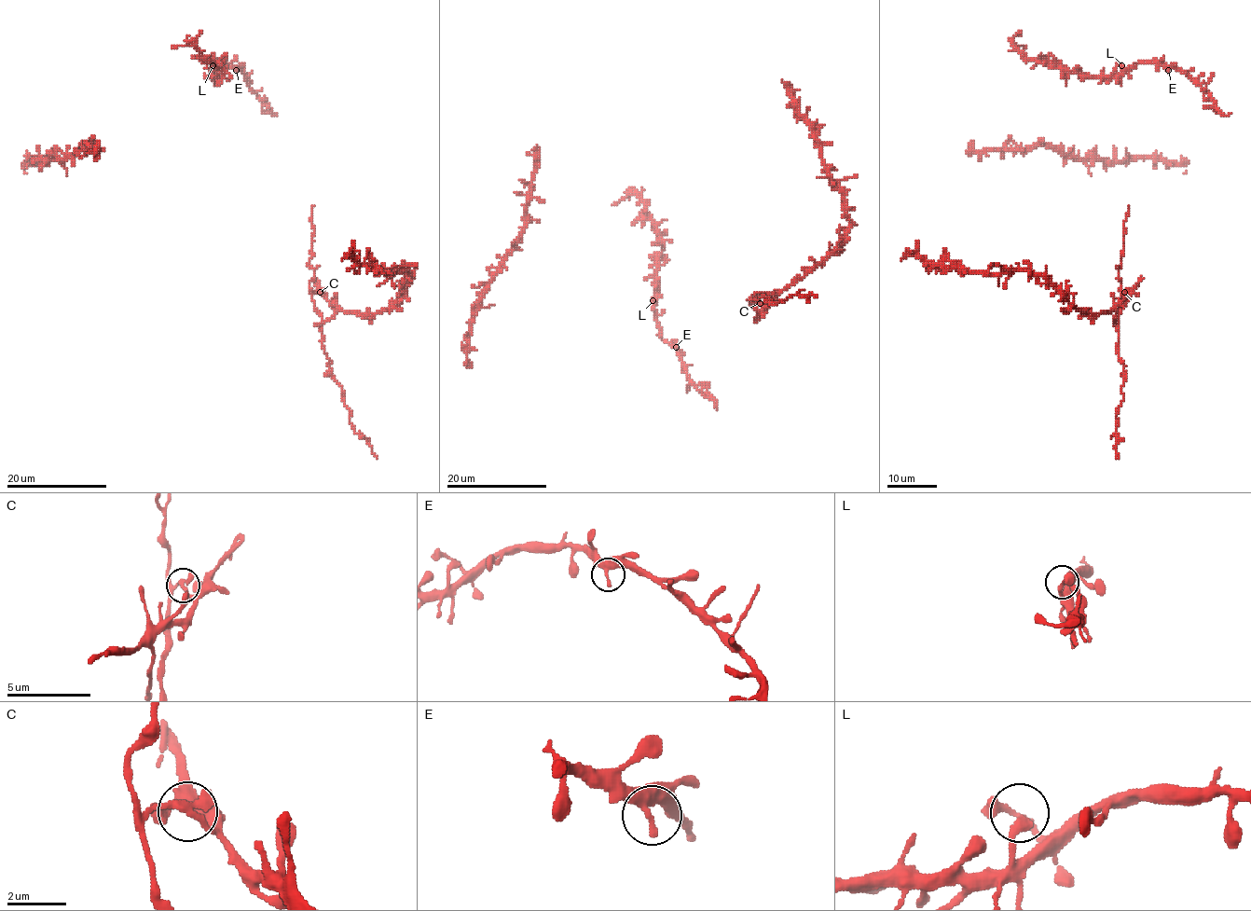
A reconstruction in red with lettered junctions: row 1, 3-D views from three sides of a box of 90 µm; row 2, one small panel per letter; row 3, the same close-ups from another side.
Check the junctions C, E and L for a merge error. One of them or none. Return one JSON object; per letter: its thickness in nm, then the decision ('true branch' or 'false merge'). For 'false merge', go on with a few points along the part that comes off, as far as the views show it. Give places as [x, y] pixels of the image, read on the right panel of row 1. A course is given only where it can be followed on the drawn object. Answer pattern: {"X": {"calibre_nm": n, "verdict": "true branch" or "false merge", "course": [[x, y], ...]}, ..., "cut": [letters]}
{"C": {"calibre_nm": 260, "verdict": "false merge", "course": [[1124, 293], [1118, 316], [1117, 349], [1125, 380], [1121, 390], [1123, 402], [1117, 413], [1118, 459]]}, "E": {"calibre_nm": 320, "verdict": "true branch"}, "L": {"calibre_nm": 240, "verdict": "true branch"}, "cut": ["C"]}

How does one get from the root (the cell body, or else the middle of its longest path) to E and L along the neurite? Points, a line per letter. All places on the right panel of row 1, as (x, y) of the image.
E: (1198, 85), (1173, 67), (1168, 70)
L: (1198, 85), (1183, 73), (1159, 62), (1136, 62), (1127, 69), (1121, 65)

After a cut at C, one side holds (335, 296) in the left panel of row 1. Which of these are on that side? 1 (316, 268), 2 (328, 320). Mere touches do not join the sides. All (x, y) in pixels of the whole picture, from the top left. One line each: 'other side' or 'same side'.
1: other side
2: same side

